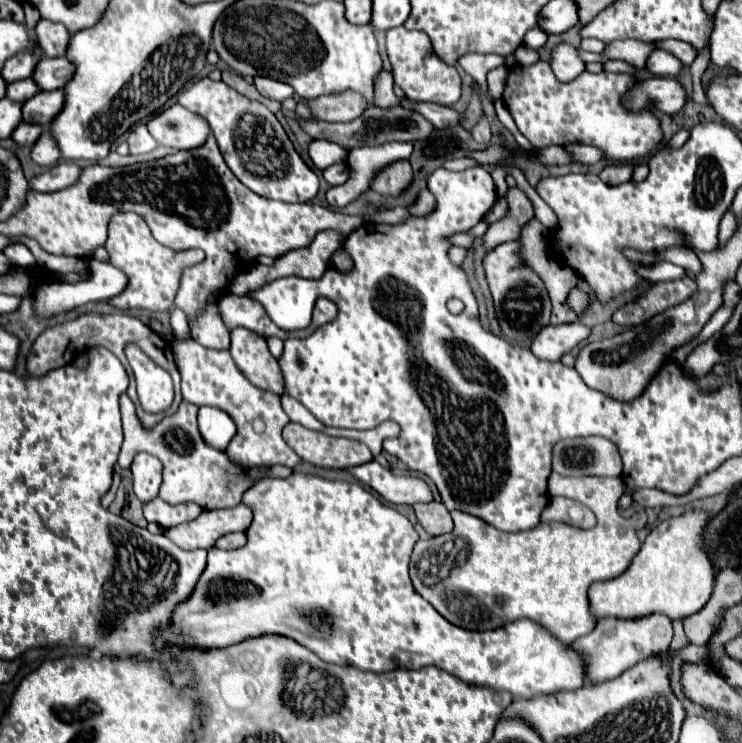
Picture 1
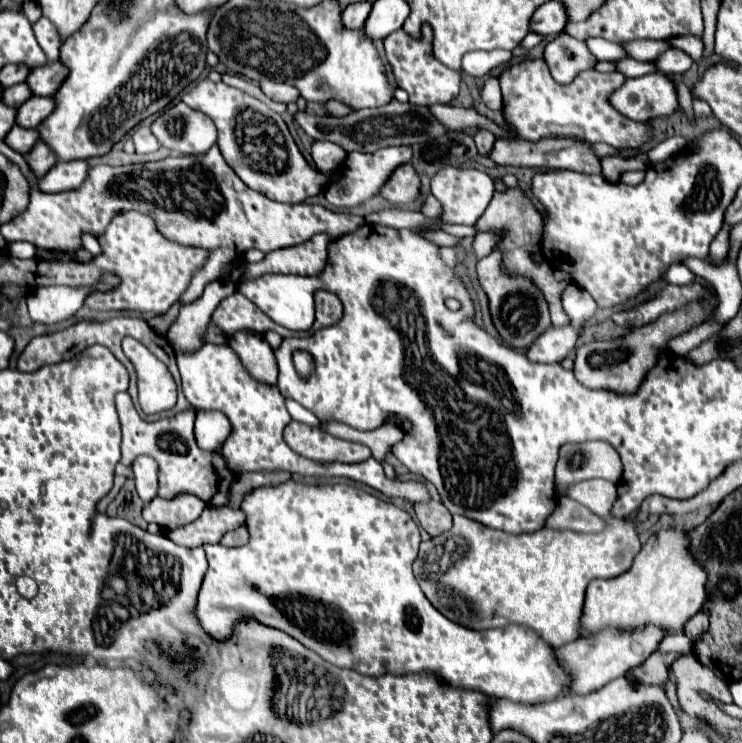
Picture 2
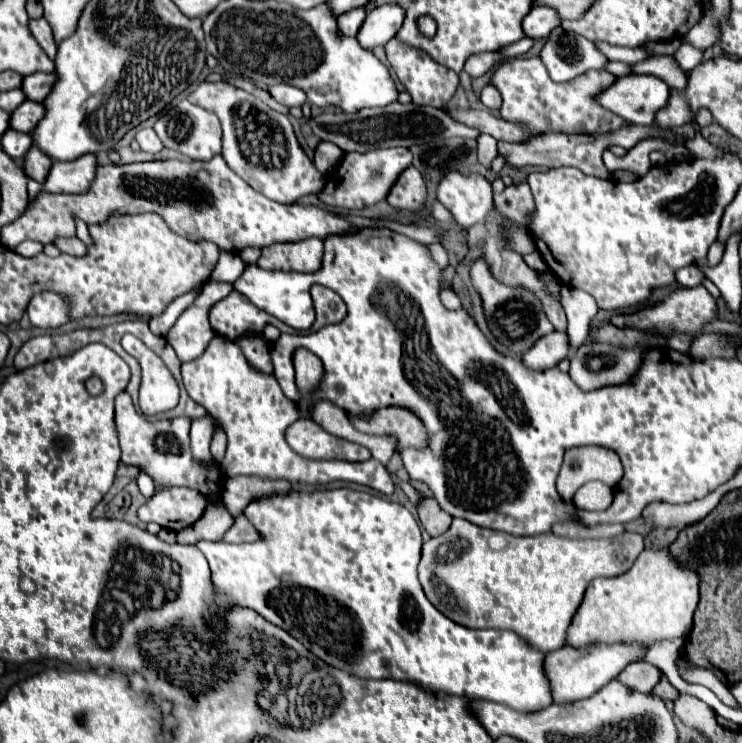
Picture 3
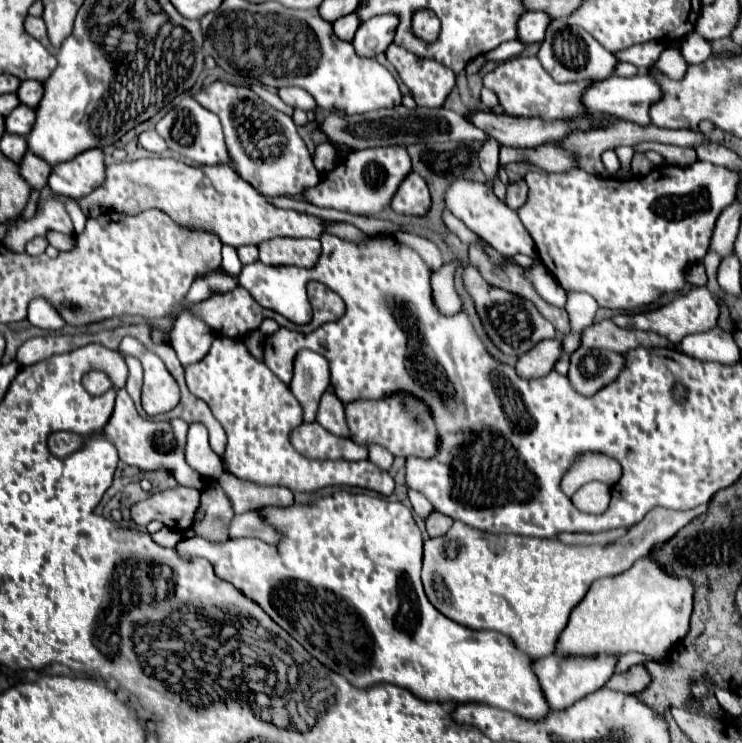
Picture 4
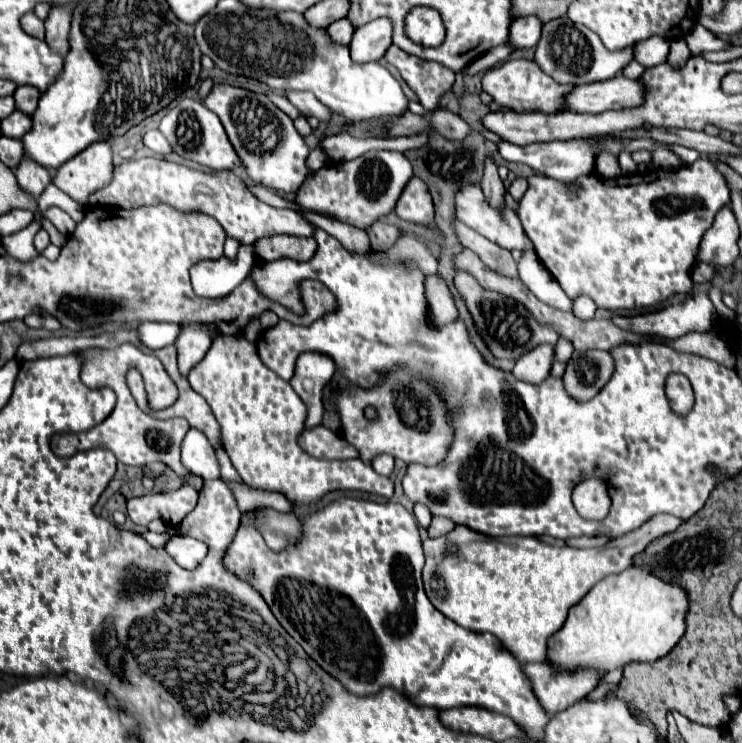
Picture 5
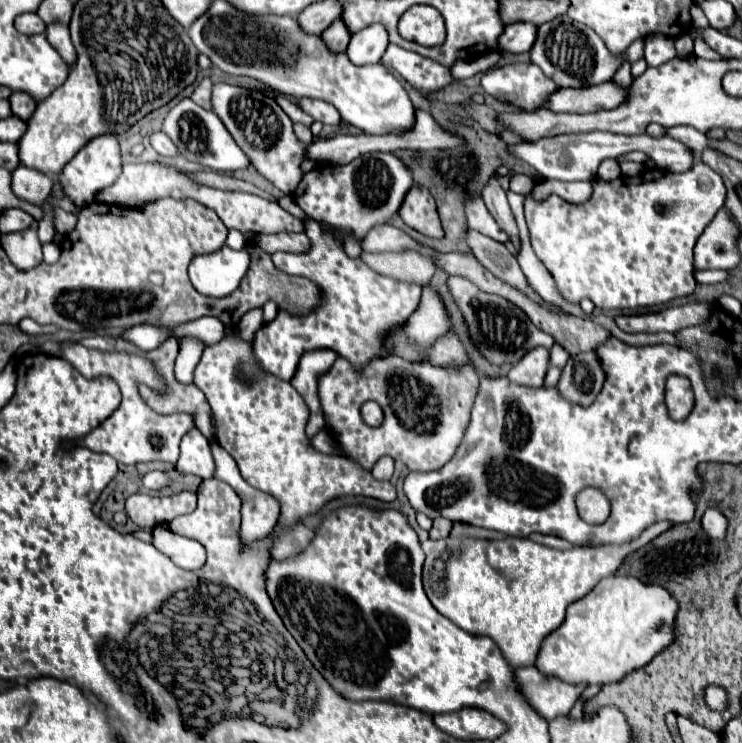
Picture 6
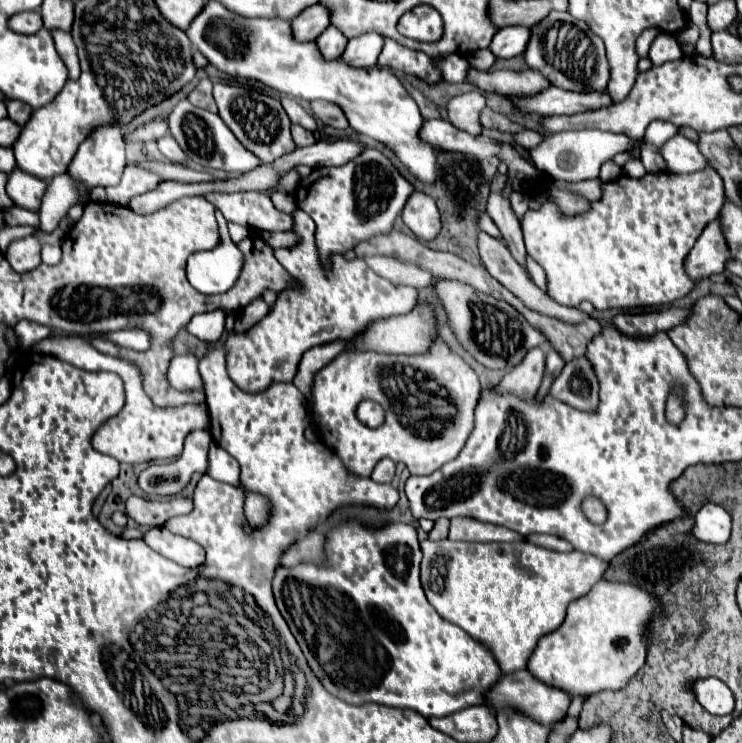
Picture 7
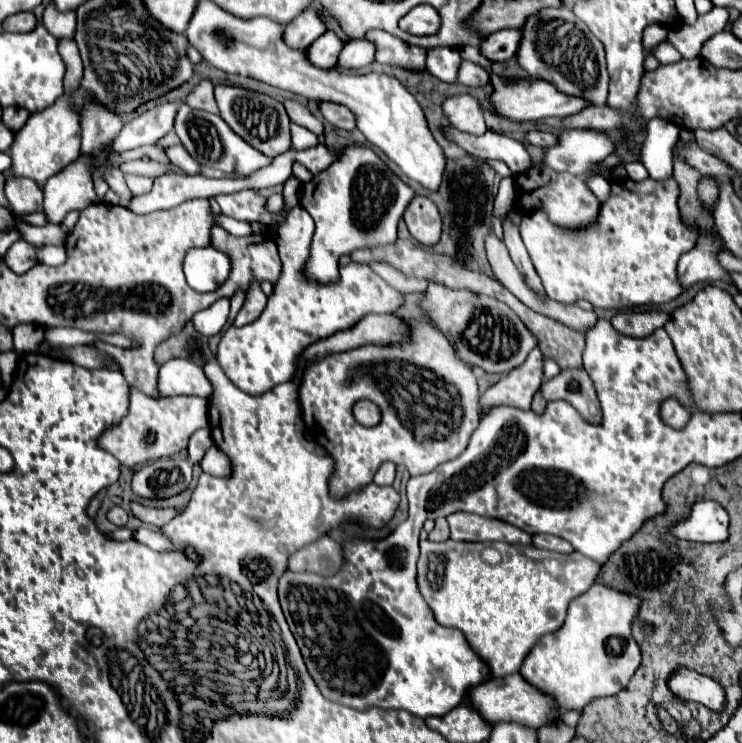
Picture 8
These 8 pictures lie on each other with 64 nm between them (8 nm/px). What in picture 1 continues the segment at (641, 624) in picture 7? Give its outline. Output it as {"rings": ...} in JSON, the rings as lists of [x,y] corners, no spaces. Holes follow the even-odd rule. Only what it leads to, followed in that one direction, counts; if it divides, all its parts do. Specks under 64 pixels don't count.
{"rings":[[[688,510],[678,518],[660,522],[644,540],[640,552],[624,574],[608,582],[590,586],[592,614],[600,620],[604,616],[640,618],[648,614],[668,614],[672,620],[682,620],[700,610],[714,588],[714,562],[704,546],[704,528],[710,522],[708,512]]]}

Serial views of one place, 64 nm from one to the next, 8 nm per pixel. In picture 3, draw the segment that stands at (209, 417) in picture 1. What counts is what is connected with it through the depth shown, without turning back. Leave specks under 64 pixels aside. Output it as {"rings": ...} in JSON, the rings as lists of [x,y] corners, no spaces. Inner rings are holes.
{"rings":[[[198,418],[192,422],[192,452],[196,456],[196,460],[200,460],[202,464],[210,464],[214,458],[210,454],[210,440],[214,436],[214,422],[208,422],[210,418]]]}

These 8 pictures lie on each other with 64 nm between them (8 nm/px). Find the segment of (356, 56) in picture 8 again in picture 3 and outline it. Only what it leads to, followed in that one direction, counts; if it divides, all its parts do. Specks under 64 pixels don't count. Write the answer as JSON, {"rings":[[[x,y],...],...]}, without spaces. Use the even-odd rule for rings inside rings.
{"rings":[[[380,4],[366,16],[356,38],[368,50],[372,50],[374,46],[384,46],[388,38],[396,36],[402,22],[404,8],[400,4]]]}

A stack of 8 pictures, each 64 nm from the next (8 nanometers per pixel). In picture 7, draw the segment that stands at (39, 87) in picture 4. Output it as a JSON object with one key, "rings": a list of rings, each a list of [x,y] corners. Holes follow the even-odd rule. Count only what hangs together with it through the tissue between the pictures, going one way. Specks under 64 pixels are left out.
{"rings":[[[8,100],[6,104],[8,104],[8,118],[12,118],[20,126],[24,126],[32,114],[32,108],[28,104],[24,104],[22,100]]]}

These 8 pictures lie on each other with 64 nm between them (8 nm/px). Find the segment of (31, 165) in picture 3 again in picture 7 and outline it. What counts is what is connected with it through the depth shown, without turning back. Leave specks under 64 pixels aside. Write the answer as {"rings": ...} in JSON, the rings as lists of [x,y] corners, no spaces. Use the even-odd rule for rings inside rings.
{"rings":[[[14,168],[10,172],[8,186],[6,186],[6,190],[8,190],[10,198],[16,202],[16,206],[32,210],[32,212],[36,212],[40,208],[46,188],[48,188],[46,180],[32,176],[20,168]]]}

